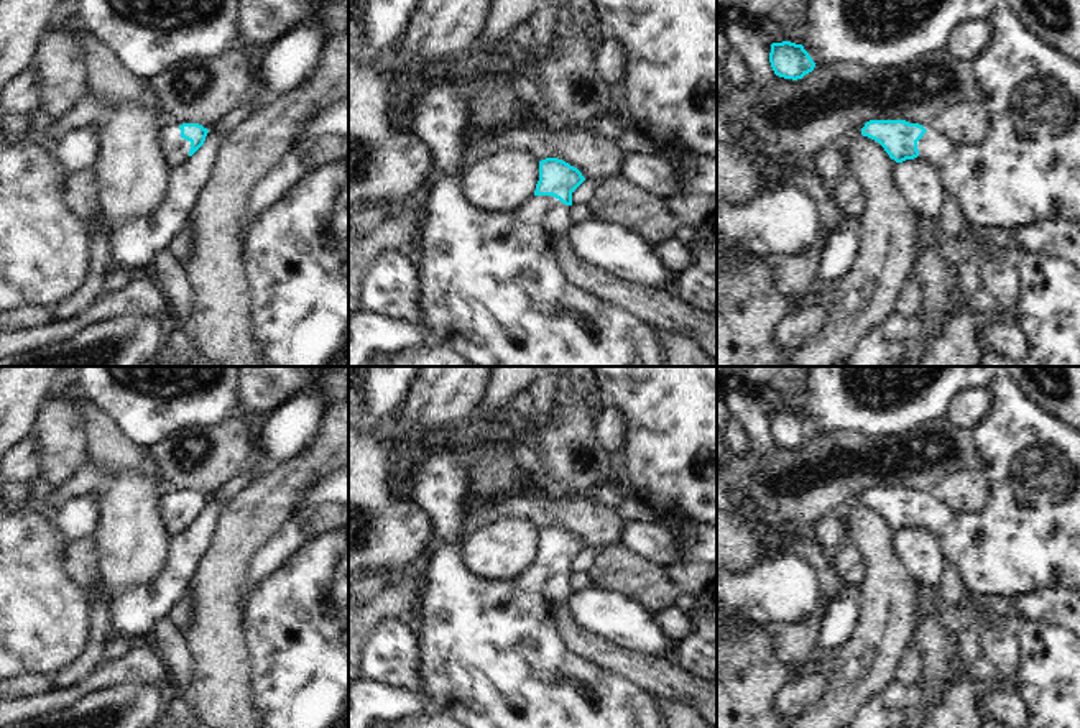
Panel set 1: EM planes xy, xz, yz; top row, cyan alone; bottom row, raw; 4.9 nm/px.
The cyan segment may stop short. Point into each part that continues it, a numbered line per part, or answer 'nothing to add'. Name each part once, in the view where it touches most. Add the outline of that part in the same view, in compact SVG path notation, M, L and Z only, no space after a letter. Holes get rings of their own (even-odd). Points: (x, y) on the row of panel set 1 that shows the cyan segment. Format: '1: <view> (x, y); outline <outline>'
1: xy (176, 150); outline M168 127L161 135L161 148L169 169L174 169L189 158L191 141L181 136L179 127Z

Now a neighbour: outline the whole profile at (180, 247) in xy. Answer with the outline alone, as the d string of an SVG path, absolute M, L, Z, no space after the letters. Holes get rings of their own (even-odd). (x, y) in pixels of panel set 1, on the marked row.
M191 217L187 219L186 225L173 237L168 250L179 263L187 261L191 256Z

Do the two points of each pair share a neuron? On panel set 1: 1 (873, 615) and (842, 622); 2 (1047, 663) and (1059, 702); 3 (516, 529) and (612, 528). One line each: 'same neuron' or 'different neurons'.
1: different neurons
2: same neuron
3: different neurons

